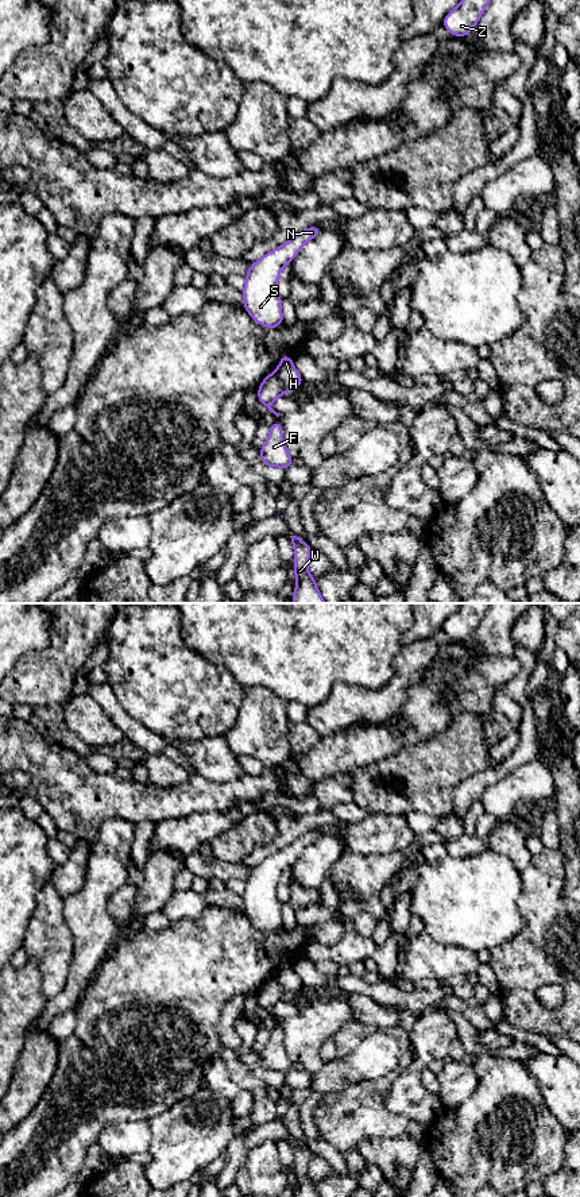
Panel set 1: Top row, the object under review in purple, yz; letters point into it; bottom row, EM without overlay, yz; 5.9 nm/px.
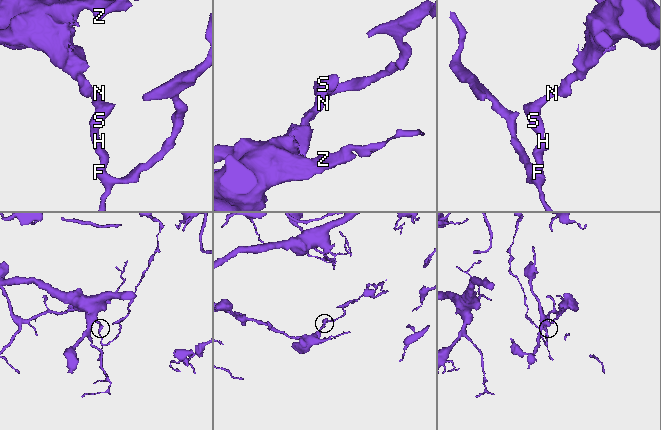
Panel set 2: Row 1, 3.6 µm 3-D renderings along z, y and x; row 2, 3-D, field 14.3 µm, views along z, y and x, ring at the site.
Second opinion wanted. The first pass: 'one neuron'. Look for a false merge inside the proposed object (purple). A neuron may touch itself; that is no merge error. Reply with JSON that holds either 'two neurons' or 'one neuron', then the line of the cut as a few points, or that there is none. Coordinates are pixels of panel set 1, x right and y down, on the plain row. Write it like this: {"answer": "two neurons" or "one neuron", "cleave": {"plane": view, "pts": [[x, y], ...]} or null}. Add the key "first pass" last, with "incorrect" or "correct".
{"answer": "two neurons", "cleave": {"plane": "yz", "pts": [[273, 977], [287, 995]]}, "first pass": "incorrect"}

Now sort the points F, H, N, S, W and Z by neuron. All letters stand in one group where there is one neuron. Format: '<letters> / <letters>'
F W / H N S Z

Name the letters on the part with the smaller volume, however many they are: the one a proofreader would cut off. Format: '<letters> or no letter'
F, W

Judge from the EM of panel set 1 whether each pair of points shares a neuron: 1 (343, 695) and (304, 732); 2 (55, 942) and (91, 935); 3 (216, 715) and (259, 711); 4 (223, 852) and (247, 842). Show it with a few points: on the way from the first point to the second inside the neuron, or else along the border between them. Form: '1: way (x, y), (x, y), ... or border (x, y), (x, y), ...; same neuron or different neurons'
1: border (306, 721), (321, 736); different neurons
2: border (64, 907), (64, 922), (73, 939), (69, 969); different neurons
3: border (246, 688), (238, 721), (224, 736); different neurons
4: way (228, 848), (242, 844); same neuron

